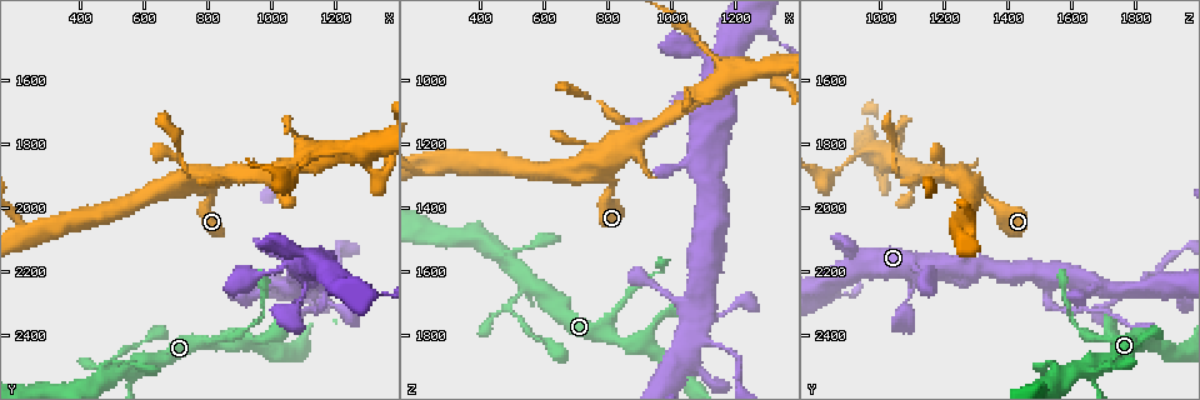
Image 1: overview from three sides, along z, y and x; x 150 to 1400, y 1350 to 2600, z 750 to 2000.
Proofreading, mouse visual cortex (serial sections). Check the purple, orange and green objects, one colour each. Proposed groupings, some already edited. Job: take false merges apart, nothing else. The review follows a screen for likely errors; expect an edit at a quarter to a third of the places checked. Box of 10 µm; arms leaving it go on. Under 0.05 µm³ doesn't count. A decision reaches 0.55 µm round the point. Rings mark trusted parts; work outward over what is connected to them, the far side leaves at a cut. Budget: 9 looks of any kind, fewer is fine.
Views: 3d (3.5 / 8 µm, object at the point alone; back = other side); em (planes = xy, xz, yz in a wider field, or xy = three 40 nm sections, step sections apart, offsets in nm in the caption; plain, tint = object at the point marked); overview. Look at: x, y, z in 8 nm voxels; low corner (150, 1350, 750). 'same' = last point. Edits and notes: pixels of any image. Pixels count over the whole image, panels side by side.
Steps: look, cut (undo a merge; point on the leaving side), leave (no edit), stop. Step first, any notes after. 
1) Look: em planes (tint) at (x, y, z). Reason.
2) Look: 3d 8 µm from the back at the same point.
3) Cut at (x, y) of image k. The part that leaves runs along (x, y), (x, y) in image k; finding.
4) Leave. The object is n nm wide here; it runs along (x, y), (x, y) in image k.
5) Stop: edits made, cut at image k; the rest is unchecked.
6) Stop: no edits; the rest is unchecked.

Look: 3d 3.5 µm at (1140, 2240, 1520).

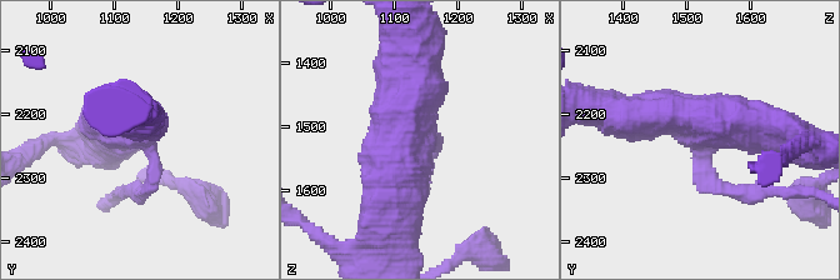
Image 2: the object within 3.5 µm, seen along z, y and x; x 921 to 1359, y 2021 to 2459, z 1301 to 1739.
Look: em planes (plain) at (1140, 2230, 1520). 3 arms meet here; the arms are 200, 600, 600 nm wide.

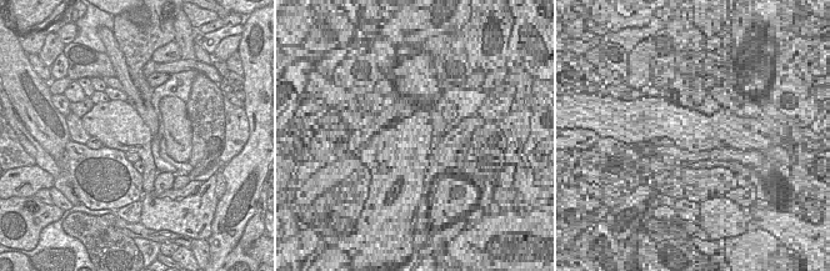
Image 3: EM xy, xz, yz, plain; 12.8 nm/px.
Look: em planes (tint) at the same point. Where the object lies.

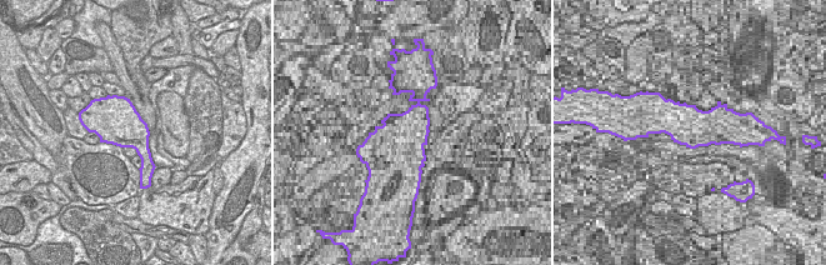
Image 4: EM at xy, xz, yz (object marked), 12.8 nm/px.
Leave. The object is 550 nm wide here; it runs along (414, 58), (395, 218) in image 2; one cell here.

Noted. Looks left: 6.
Look: 3d 3.5 µm at (1080, 2250, 1740). Sharp bend.

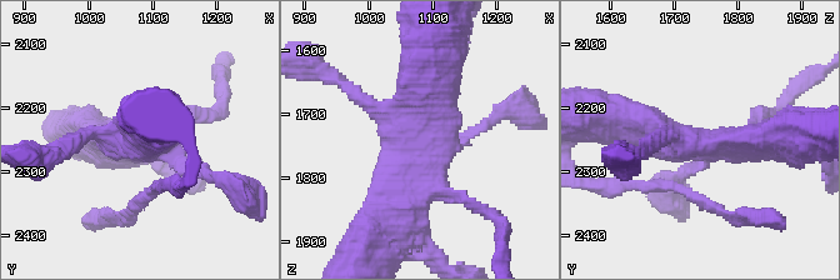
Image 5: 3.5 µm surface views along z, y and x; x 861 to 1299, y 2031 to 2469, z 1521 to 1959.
Look: em xy step 3 (tint) at (1080, 2255, 1740). Need the tissue.

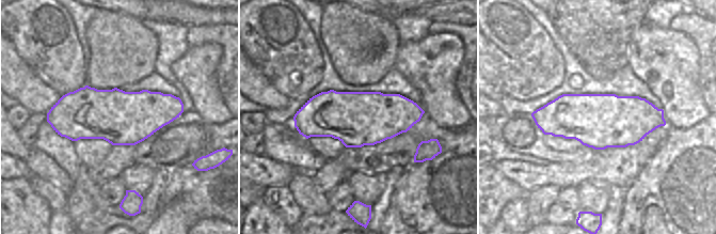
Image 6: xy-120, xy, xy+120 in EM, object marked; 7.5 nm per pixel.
Leave. All the same cell.

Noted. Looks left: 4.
Look: 3d 8 µm from the back at (870, 1900, 1180). Side arm on a straight run.

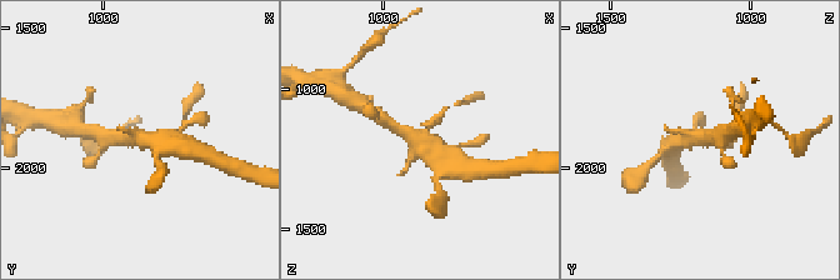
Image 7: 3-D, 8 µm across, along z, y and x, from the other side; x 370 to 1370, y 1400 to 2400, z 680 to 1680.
Look: em xy step 2 (tint) at the same point. Need the tissue.

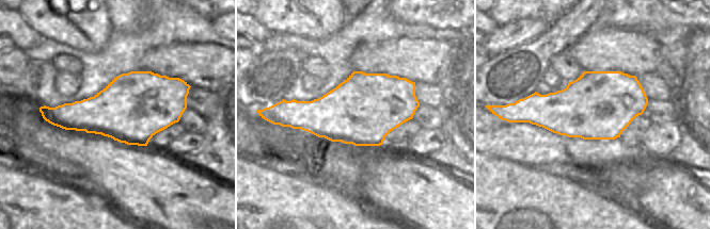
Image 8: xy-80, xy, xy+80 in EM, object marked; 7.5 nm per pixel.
Leave. It runs along (443, 166), (419, 143), (385, 120) in image 7; continuous, no second cell.

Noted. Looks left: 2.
Look: 3d 3.5 µm at (1170, 1820, 1000). Two arms in line, one across.

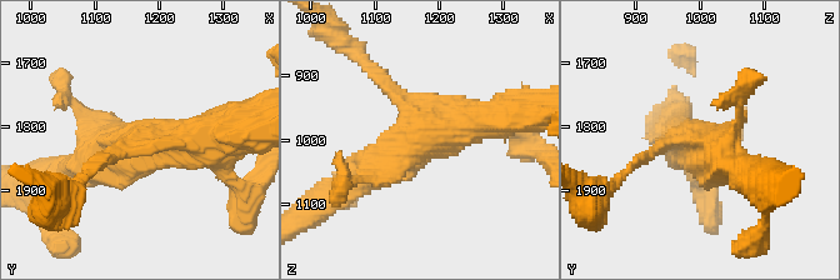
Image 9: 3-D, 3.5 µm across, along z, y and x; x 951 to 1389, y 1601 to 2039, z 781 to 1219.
Look: em planes (tint) at (1165, 1820, 1005).

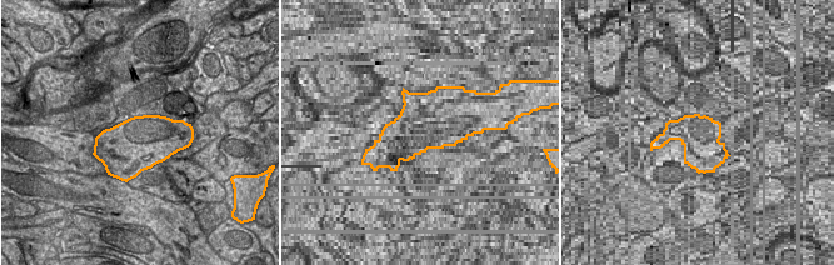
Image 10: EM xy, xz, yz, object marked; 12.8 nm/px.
Cut at (373, 68) of image 9. The arms are 150, 400, 500 nm wide; the part that leaves runs along (403, 96), (383, 84), (333, 33) in image 9; two cells meet here.

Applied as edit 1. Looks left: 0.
Stop: edits made, cut at image 9; the rest is unchecked.

